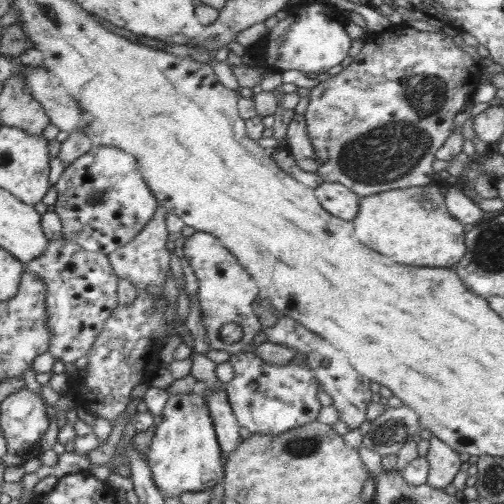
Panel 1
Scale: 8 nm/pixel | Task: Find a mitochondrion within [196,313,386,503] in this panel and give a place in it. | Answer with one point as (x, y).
(303, 446)

